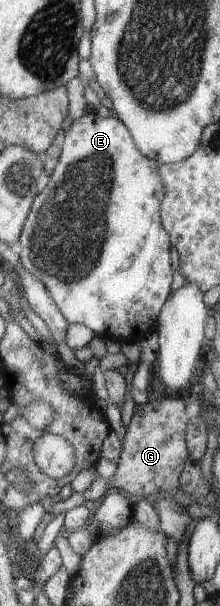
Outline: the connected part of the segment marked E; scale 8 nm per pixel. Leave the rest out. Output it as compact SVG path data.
M87 110L82 117L72 121L68 131L64 133L58 161L49 173L49 179L45 187L31 201L29 212L17 239L21 249L18 257L22 268L43 283L43 286L51 295L52 301L56 304L58 311L60 311L60 314L68 324L84 325L102 339L113 340L119 343L124 341L140 342L153 333L148 331L148 329L154 325L156 315L158 315L162 303L167 301L166 295L168 295L170 279L172 279L170 277L172 275L170 273L170 257L168 257L170 241L168 241L168 233L160 227L163 196L164 189L162 189L161 175L158 173L158 164L141 155L137 147L134 147L129 129L116 116L111 115L106 117L106 119L102 119L98 117L95 111Z

